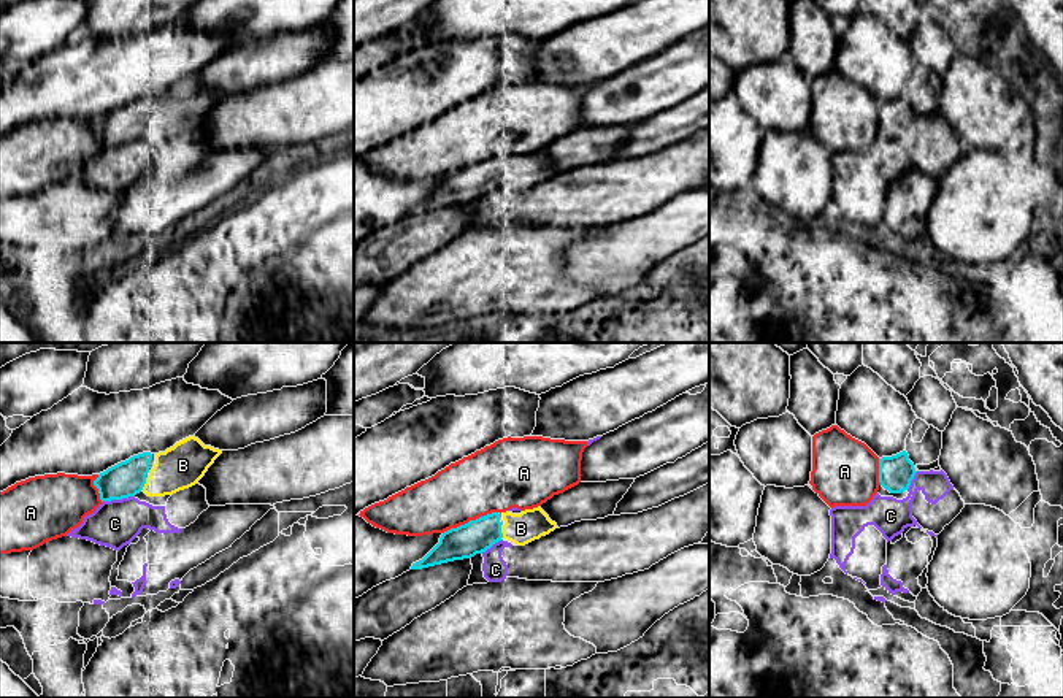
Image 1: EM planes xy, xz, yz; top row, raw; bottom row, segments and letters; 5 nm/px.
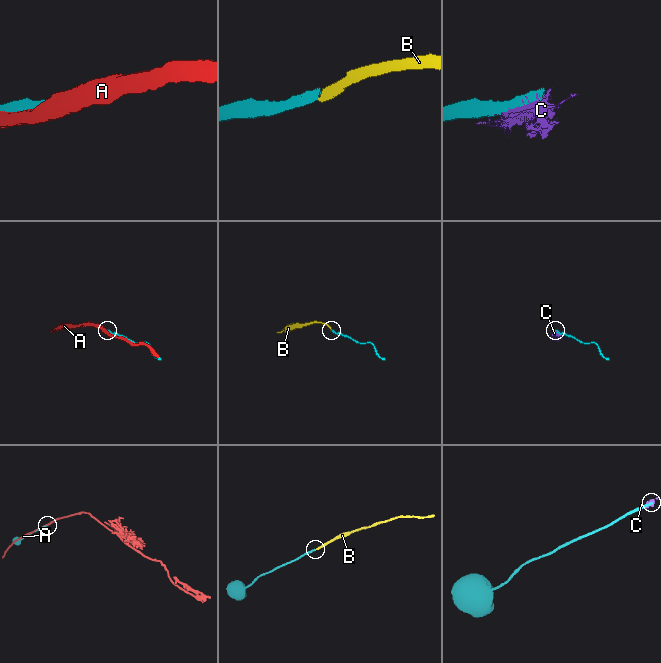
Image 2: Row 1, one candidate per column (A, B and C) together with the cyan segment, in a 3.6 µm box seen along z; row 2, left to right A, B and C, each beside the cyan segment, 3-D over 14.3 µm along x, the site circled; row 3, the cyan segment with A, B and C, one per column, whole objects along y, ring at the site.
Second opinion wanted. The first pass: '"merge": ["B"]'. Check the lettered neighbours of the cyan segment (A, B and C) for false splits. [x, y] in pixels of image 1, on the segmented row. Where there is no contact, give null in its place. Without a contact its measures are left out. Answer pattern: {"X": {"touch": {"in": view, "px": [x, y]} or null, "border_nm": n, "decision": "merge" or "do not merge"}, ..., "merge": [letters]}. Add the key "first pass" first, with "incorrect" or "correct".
{"first pass": "correct", "A": {"touch": {"in": "xz", "px": [460, 525]}, "border_nm": 220, "decision": "do not merge"}, "B": {"touch": {"in": "xy", "px": [143, 486]}, "border_nm": 50, "decision": "merge"}, "C": {"touch": {"in": "xy", "px": [118, 498]}, "border_nm": 170, "decision": "do not merge"}, "merge": ["B"]}

